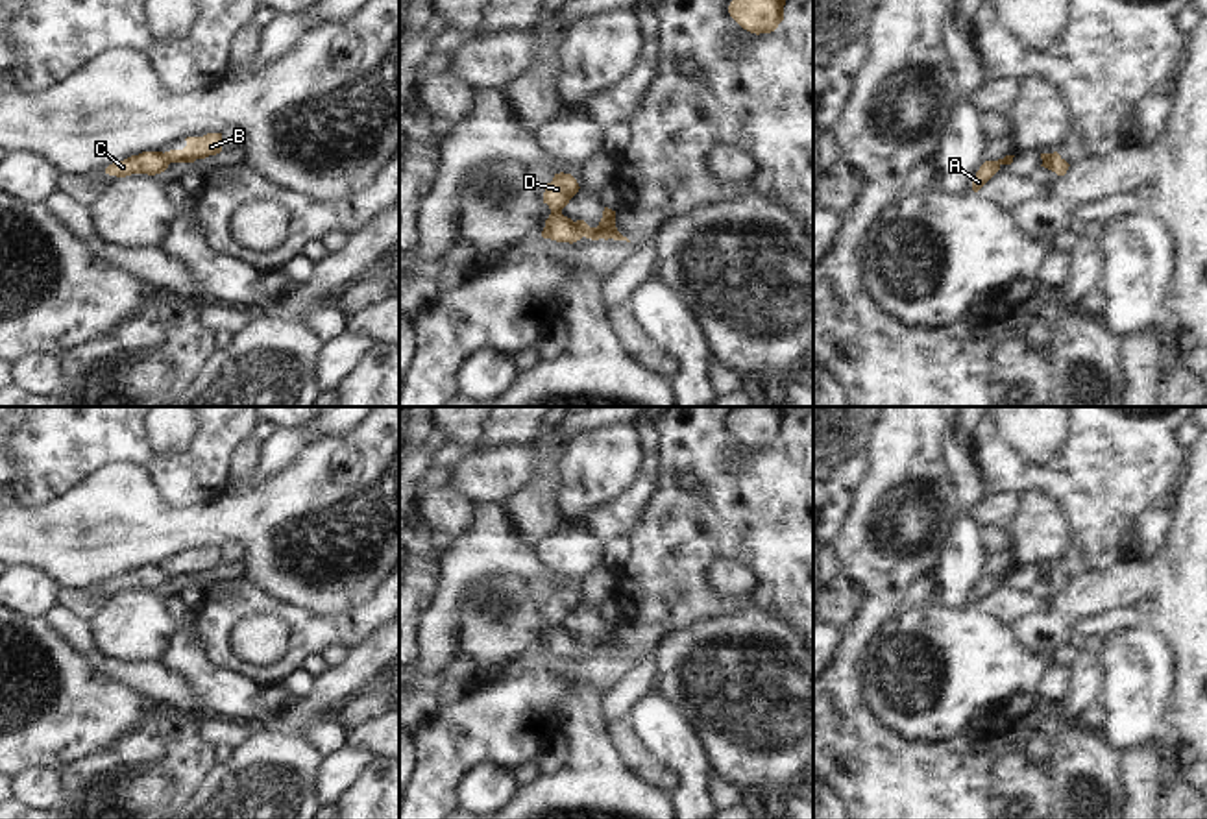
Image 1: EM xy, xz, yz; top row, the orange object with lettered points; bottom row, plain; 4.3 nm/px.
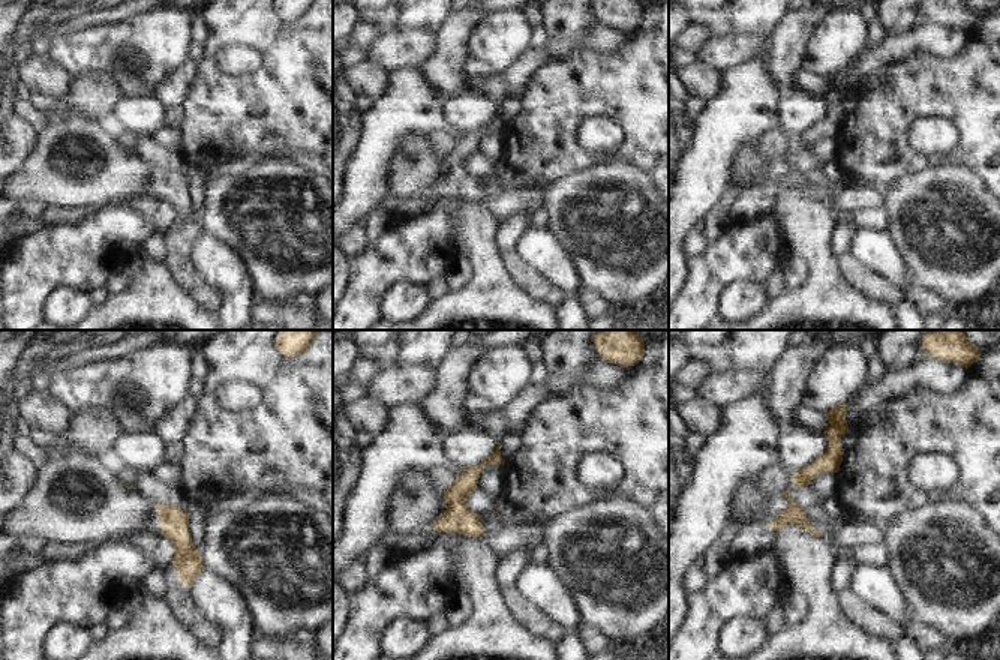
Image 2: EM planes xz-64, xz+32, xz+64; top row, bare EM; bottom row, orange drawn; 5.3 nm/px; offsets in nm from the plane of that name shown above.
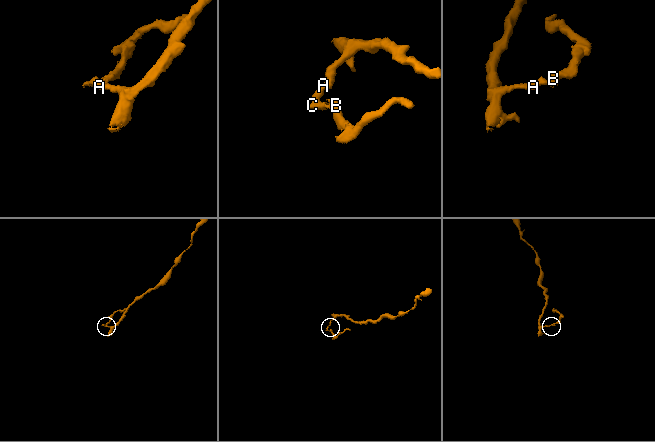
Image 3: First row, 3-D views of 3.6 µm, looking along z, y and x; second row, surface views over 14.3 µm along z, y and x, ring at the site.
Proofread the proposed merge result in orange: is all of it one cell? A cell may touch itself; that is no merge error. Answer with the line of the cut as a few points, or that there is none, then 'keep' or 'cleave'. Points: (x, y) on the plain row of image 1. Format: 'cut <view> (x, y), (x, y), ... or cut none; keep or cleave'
cut xz (573, 636), (583, 649); cleave

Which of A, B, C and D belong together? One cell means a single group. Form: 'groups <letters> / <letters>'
groups A C D / B

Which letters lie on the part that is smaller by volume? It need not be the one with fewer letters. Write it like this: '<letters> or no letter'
B

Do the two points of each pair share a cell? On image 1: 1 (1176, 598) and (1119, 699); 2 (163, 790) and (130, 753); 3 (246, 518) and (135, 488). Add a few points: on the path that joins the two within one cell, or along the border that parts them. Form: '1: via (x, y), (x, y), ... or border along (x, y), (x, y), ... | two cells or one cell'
1: border along (1154, 625), (1174, 657), (1174, 672) | two cells
2: via (154, 781), (139, 762) | one cell
3: via (219, 520), (167, 520), (163, 516) | one cell

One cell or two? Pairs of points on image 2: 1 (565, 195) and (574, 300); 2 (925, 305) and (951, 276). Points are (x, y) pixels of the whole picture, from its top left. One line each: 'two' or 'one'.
1: two
2: two

